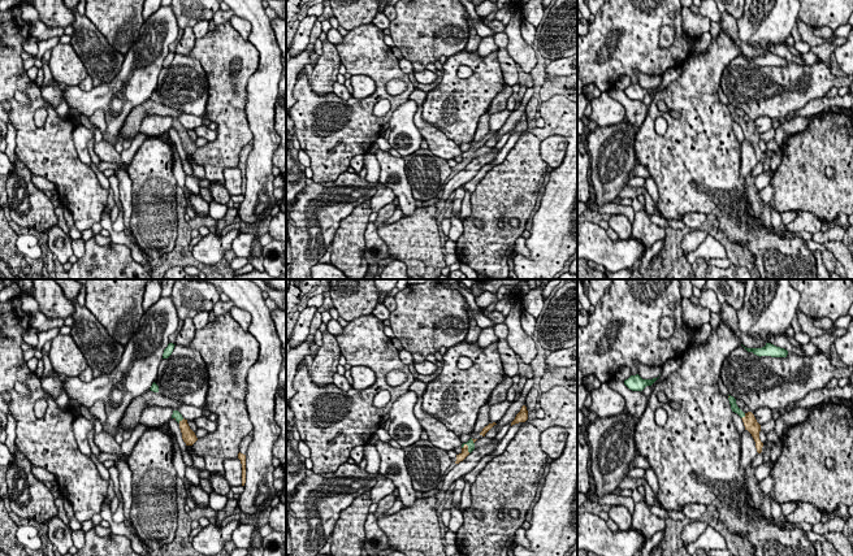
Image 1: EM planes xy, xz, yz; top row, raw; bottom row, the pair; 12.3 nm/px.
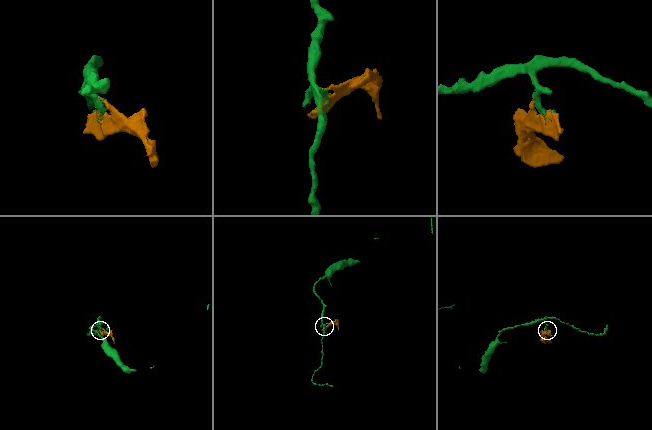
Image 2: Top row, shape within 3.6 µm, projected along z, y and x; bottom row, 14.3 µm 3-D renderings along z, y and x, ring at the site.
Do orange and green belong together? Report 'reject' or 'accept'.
reject

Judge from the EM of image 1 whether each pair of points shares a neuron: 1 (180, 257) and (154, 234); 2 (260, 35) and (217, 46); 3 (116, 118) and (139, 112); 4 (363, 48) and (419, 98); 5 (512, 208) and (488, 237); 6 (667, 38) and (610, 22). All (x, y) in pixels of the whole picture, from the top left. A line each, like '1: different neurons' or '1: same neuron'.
1: different neurons
2: different neurons
3: different neurons
4: different neurons
5: same neuron
6: different neurons

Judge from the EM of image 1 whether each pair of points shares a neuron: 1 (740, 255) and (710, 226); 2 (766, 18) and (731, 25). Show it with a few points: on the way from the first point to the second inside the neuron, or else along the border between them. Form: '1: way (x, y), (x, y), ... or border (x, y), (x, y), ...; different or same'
1: way (732, 248), (718, 234); same
2: border (735, 20), (737, 35), (758, 46); different

